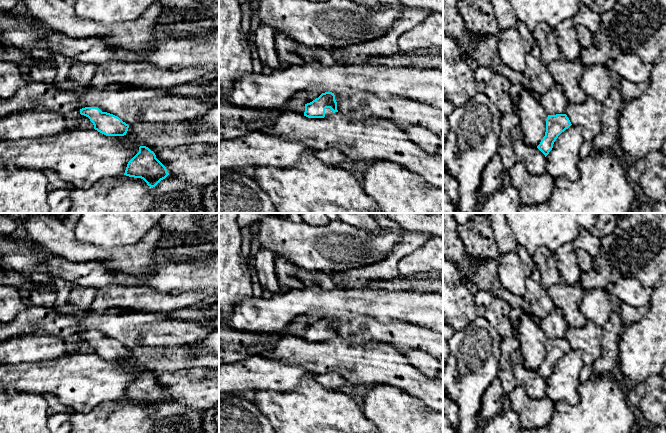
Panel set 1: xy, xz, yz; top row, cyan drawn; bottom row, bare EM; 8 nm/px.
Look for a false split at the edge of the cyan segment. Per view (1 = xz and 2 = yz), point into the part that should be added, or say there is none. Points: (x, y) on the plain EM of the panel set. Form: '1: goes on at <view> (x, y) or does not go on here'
1: goes on at xz (328, 335)
2: does not go on here

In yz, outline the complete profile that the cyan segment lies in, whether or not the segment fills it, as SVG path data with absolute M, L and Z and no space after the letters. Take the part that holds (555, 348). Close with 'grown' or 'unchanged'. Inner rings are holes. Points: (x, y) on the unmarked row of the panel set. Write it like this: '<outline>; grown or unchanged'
M566 338L548 339L546 343L546 356L537 372L545 379L553 372L553 368L558 360L571 350L571 346Z; unchanged

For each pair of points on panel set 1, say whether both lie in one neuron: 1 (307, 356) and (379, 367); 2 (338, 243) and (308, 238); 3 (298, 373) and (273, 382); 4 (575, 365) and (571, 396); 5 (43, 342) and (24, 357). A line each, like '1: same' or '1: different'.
1: same
2: same
3: same
4: same
5: same

